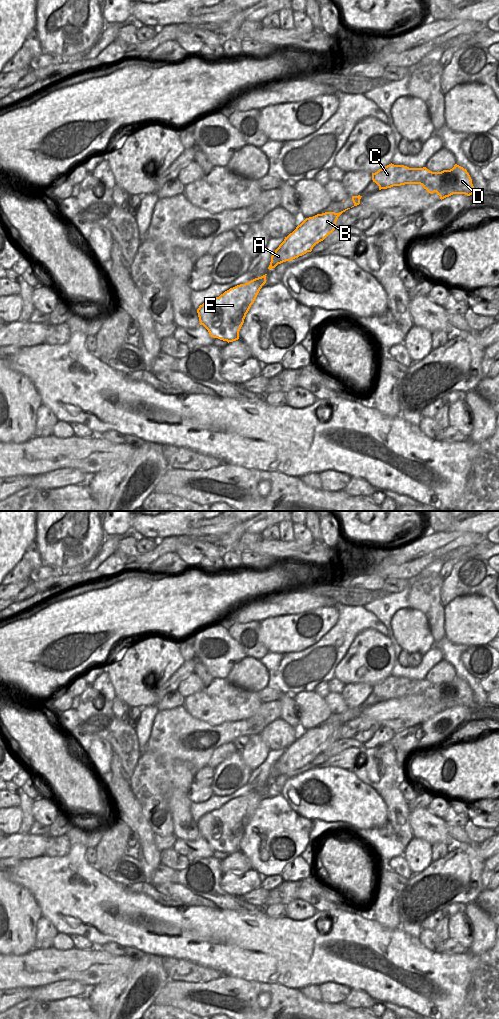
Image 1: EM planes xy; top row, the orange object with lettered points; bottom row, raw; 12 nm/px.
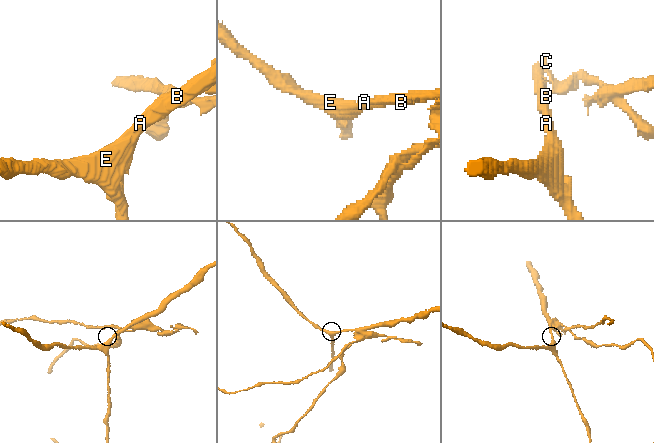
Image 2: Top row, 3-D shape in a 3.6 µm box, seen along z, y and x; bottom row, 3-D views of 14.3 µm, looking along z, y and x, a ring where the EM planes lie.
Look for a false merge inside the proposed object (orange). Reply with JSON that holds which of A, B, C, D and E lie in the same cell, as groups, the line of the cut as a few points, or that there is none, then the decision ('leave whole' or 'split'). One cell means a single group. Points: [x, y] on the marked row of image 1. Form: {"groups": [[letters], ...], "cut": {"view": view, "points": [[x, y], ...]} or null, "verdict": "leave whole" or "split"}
{"groups": [["A", "B", "C", "E"], ["D"]], "cut": {"view": "xy", "points": [[405, 173], [379, 189]]}, "verdict": "split"}

